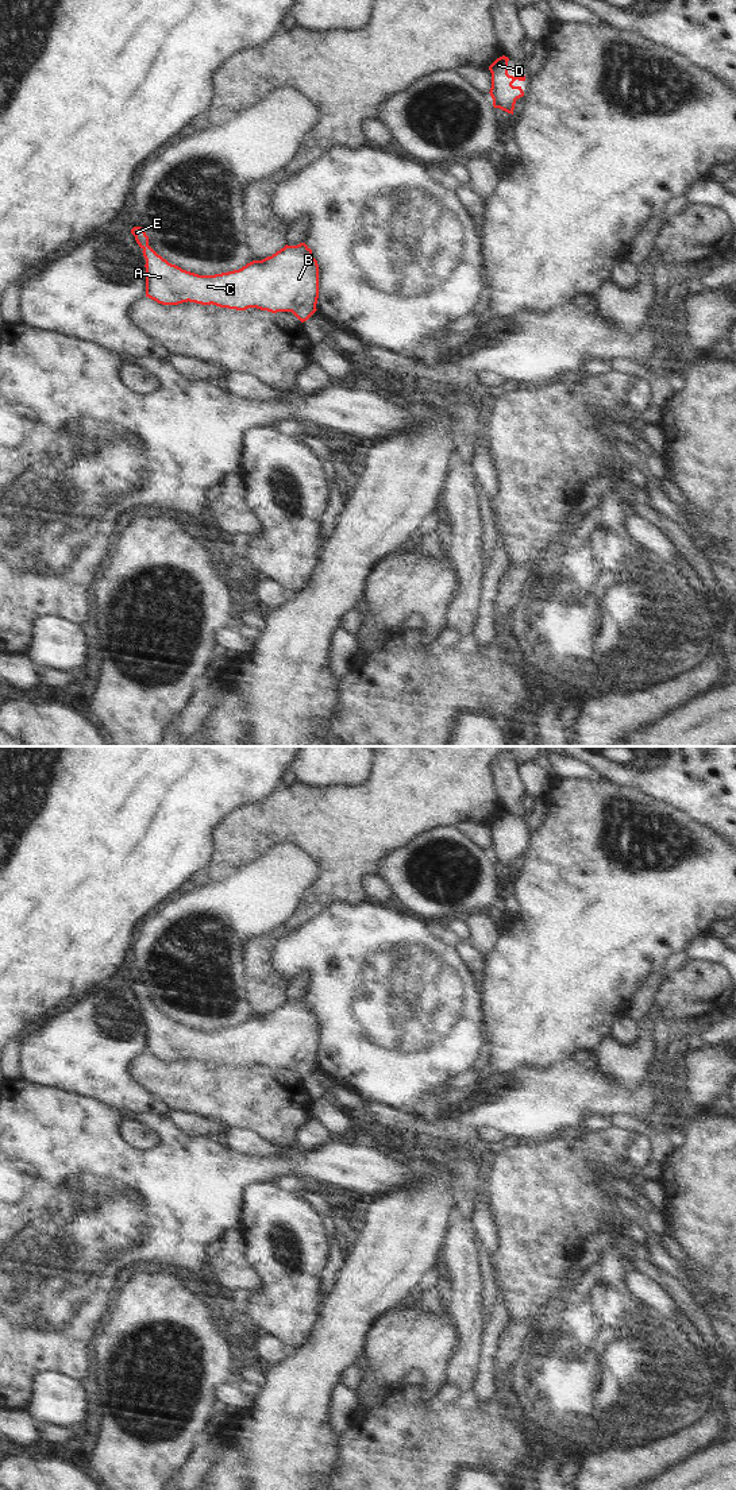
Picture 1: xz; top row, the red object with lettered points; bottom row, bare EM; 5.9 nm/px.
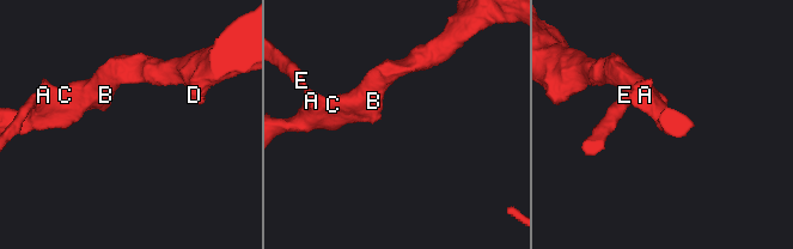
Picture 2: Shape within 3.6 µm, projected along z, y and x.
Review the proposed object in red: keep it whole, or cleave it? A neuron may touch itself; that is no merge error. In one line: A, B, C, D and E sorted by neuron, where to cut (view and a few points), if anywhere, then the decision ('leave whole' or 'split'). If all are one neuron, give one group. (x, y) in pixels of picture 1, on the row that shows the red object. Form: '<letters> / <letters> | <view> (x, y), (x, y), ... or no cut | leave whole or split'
A B C D E | no cut | leave whole

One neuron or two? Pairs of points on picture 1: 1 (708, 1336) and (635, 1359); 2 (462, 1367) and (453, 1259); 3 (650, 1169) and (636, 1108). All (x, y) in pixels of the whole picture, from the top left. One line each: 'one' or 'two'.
1: two
2: one
3: two

